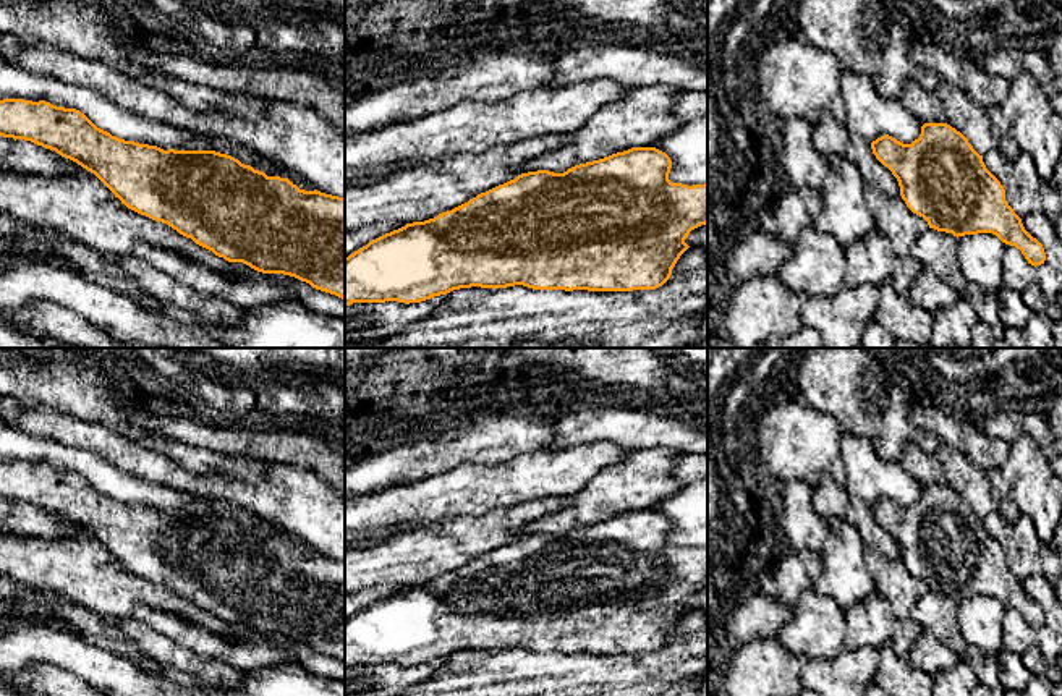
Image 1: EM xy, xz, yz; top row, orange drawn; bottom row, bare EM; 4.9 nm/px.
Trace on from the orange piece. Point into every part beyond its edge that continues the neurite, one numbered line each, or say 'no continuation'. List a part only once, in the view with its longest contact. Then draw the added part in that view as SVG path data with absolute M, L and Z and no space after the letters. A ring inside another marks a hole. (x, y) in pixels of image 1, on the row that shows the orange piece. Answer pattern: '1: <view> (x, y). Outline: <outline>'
no continuation

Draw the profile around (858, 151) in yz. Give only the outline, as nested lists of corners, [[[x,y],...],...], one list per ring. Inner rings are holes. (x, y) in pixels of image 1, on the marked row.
[[[826,115],[813,129],[814,147],[826,157],[845,157],[861,172],[864,183],[876,185],[886,196],[900,194],[900,186],[892,172],[873,154],[871,142],[853,136],[843,120]]]

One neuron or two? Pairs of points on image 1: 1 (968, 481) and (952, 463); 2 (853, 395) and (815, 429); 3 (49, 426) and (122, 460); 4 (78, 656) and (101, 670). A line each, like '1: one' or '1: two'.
1: one
2: two
3: one
4: one

